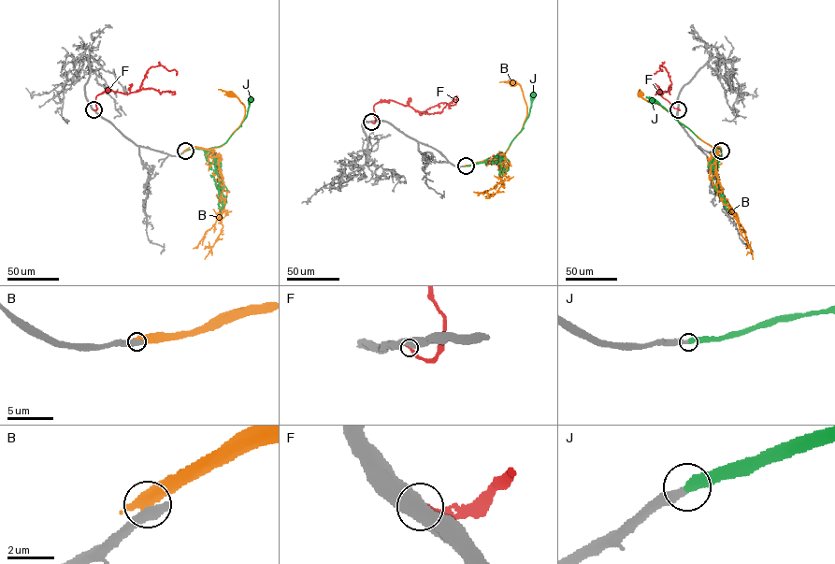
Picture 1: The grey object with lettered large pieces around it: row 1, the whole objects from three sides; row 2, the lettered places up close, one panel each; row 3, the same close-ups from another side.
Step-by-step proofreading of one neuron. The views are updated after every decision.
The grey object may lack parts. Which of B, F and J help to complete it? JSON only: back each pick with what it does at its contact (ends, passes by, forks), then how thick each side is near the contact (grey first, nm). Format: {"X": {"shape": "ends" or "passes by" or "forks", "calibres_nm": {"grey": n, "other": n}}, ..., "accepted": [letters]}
{"J": {"shape": "ends", "calibres_nm": {"grey": 360, "other": 400}}, "accepted": ["J"]}

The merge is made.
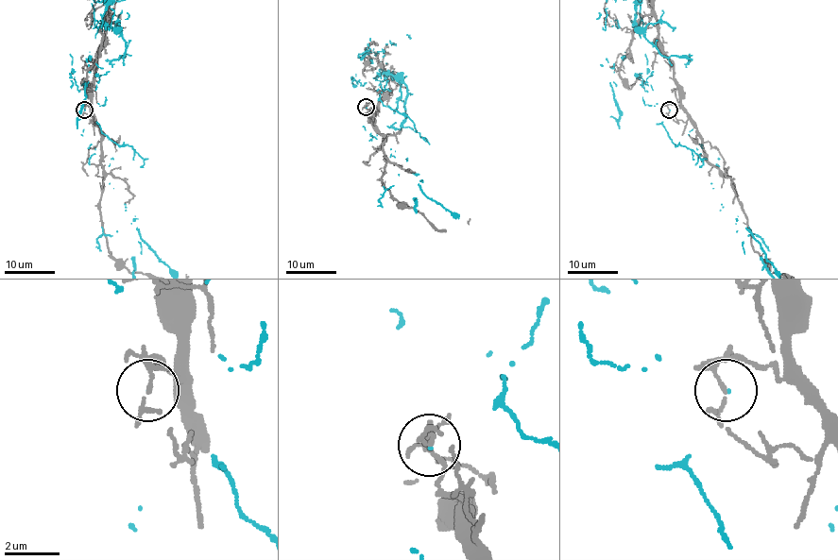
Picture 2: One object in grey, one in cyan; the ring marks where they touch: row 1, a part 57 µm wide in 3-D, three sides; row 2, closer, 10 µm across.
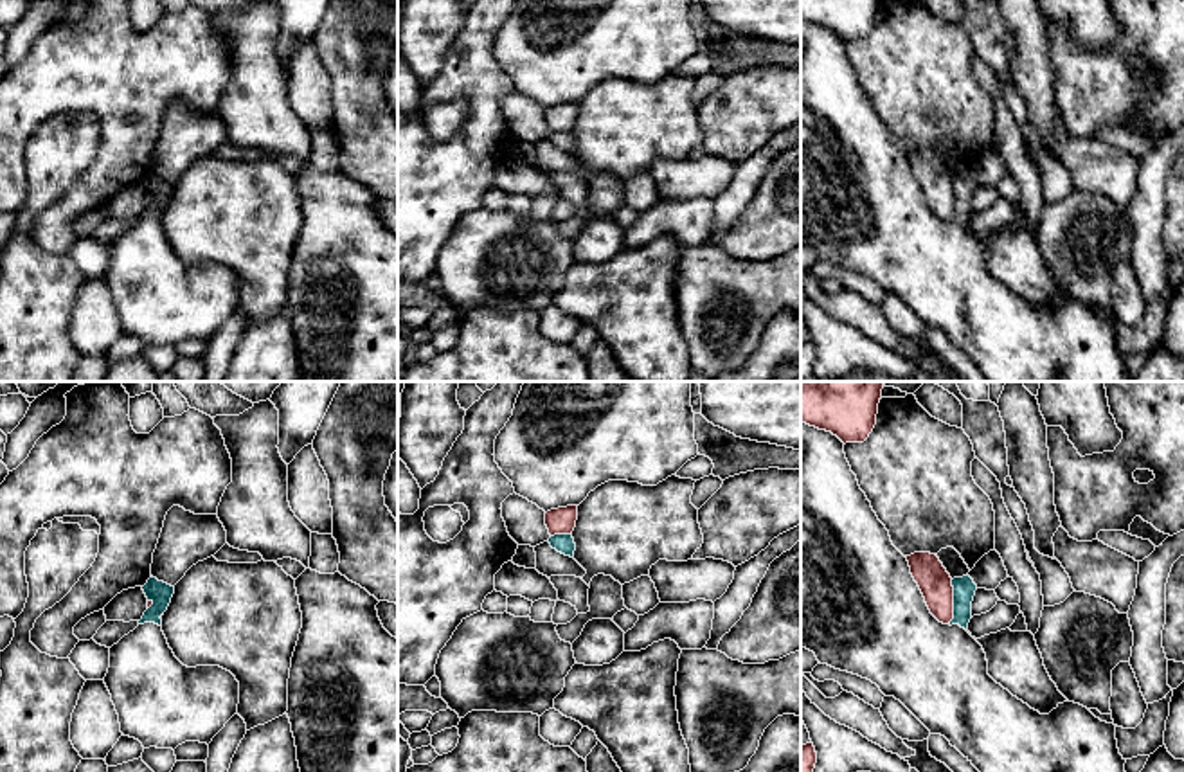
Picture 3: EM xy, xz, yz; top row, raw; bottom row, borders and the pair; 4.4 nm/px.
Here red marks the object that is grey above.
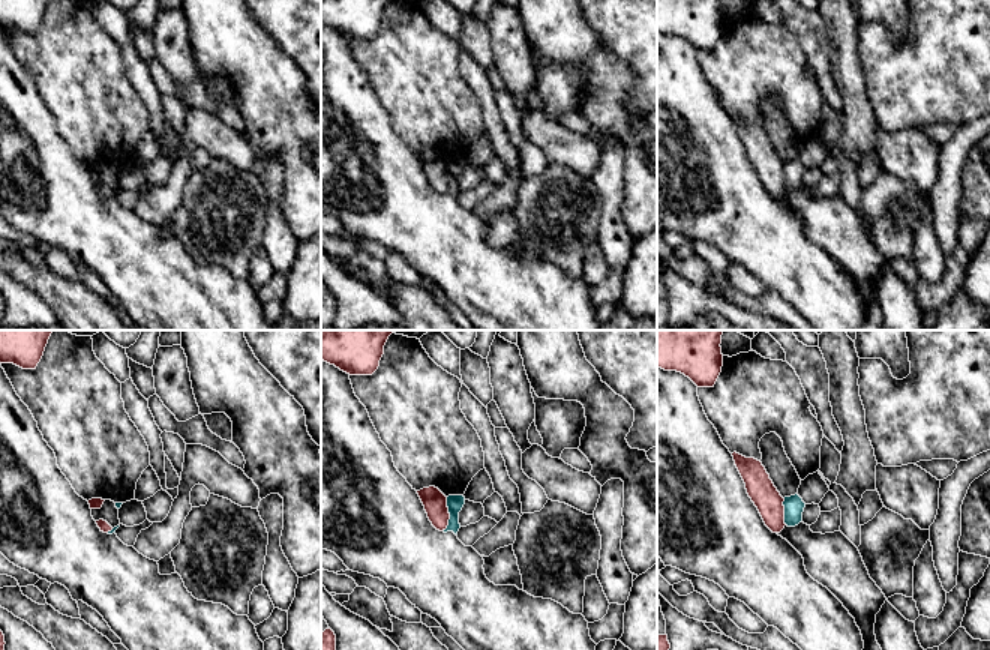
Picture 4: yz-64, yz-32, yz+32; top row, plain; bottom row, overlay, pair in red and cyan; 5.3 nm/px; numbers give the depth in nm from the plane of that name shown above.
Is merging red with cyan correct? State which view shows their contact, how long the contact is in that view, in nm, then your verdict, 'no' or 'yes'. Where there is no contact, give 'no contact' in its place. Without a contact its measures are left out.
yz | 200 nm | no

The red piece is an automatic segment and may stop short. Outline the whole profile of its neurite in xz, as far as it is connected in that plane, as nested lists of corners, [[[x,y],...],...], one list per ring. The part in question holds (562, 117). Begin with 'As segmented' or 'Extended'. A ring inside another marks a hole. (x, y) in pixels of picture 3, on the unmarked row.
As segmented. [[[578,103],[551,106],[545,110],[549,131],[572,131],[578,117]]]

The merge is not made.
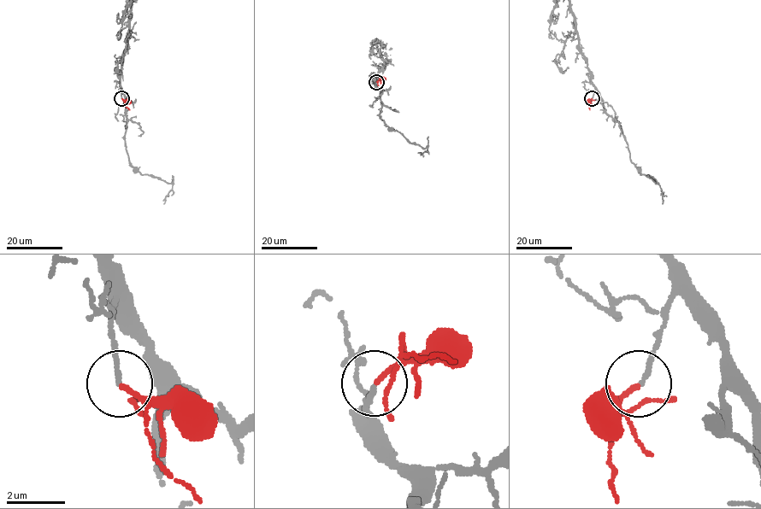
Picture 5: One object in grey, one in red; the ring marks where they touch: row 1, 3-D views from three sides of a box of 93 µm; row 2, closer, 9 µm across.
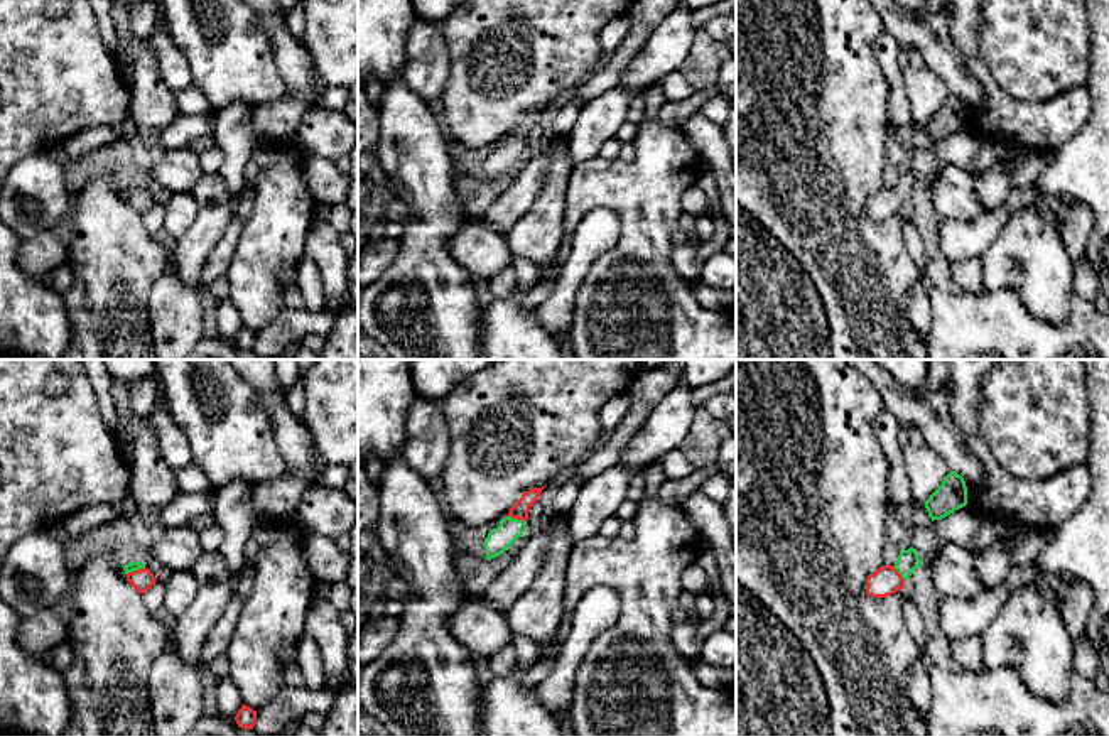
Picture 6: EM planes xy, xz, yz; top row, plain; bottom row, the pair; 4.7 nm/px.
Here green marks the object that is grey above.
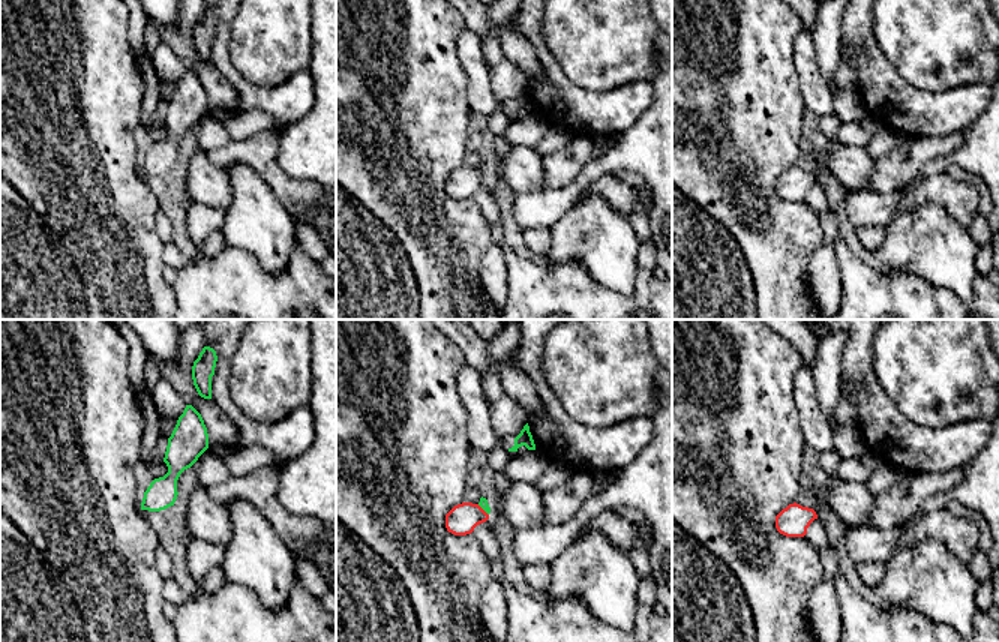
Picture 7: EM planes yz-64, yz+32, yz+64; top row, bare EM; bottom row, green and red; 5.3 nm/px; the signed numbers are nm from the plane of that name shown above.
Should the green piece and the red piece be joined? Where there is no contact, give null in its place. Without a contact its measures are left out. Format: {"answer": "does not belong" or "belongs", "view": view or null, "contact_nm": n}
{"answer": "belongs", "view": "xz", "contact_nm": 100}

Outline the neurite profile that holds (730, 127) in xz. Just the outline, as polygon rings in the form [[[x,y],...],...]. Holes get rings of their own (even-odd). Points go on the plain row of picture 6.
[[[736,98],[731,101],[731,111],[728,122],[722,125],[726,140],[733,152],[733,165],[736,169]]]

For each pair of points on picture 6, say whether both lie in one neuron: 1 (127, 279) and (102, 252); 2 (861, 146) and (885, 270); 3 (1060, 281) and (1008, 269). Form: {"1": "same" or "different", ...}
{"1": "same", "2": "same", "3": "same"}

